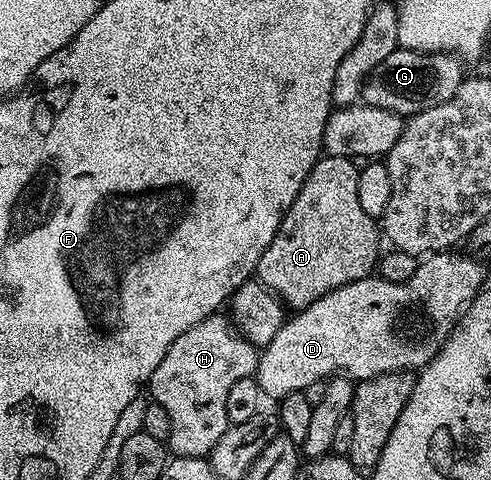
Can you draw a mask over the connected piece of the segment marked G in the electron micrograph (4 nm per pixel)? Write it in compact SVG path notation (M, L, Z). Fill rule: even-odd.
M395 50L385 61L370 71L364 81L362 102L377 109L389 109L393 113L410 117L441 101L449 101L465 78L464 60L454 53L445 51L404 51Z

